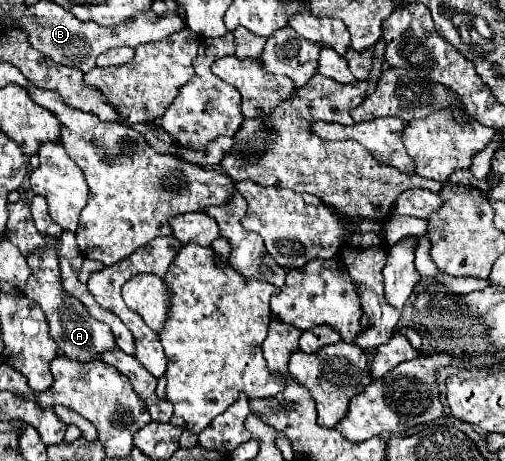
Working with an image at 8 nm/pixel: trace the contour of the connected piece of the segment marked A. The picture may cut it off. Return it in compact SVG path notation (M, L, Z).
M47 243L47 245L31 251L27 255L27 263L31 267L31 275L25 285L25 295L29 299L33 299L35 303L39 303L39 307L43 309L43 313L49 321L51 337L55 339L55 343L59 345L59 349L63 351L65 357L85 363L85 361L97 359L105 349L115 347L111 329L105 323L93 319L89 315L89 311L85 309L85 305L79 299L67 295L67 291L63 289L59 261L57 261L57 243Z

